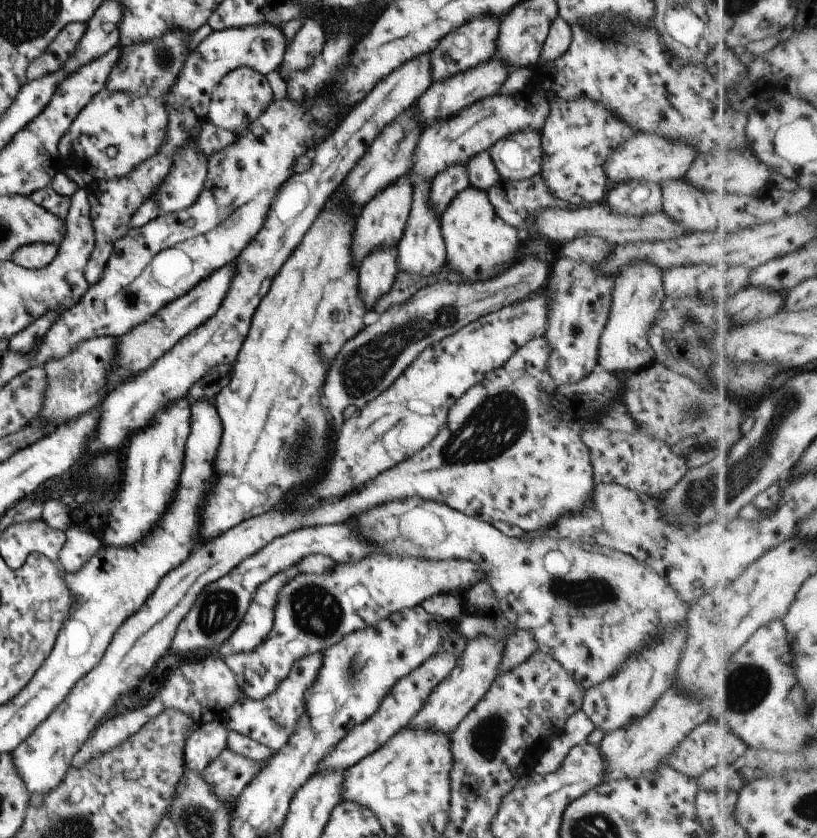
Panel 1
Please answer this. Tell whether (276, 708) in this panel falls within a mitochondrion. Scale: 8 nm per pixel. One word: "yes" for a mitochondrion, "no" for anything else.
no

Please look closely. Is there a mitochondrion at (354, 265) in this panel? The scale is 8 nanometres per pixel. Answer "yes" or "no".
no

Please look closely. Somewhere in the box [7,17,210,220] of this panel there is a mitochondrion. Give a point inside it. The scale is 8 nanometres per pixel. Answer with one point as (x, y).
(163, 59)

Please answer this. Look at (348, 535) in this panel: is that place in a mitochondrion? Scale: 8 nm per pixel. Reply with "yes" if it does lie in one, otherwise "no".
no

